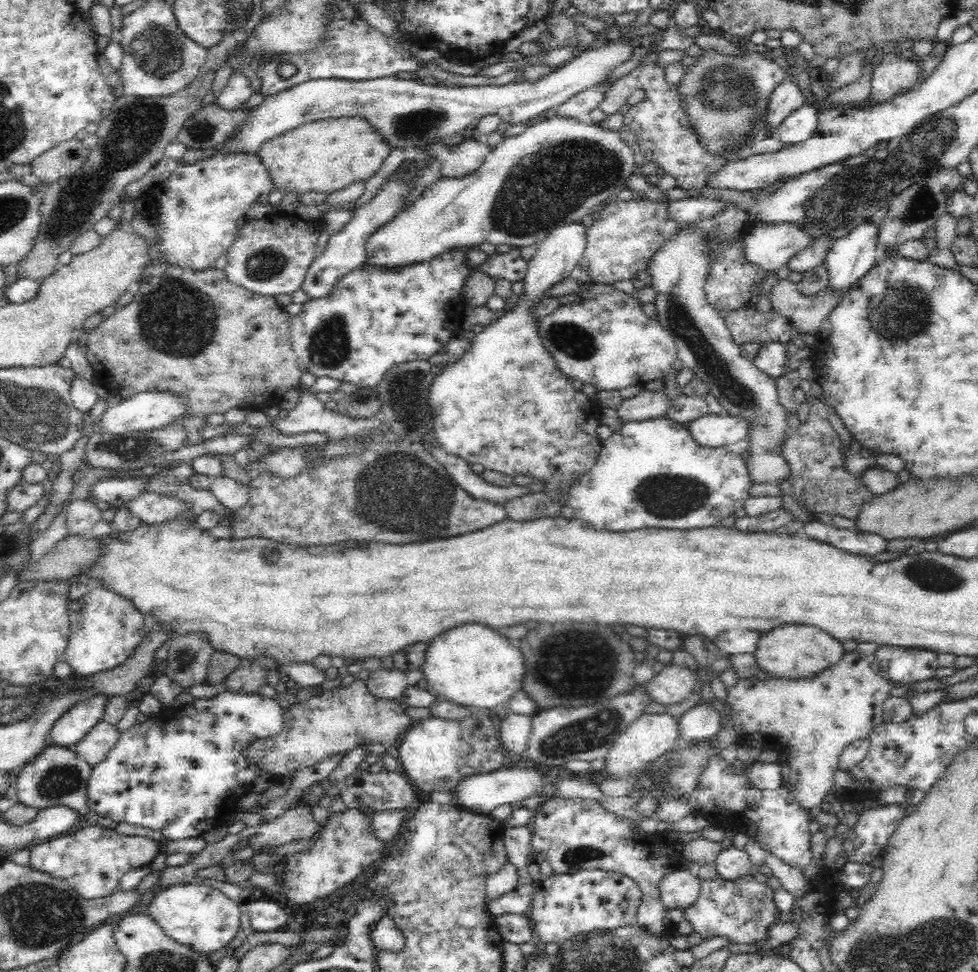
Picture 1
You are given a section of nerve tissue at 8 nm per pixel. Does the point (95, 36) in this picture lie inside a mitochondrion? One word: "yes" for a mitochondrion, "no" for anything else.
no

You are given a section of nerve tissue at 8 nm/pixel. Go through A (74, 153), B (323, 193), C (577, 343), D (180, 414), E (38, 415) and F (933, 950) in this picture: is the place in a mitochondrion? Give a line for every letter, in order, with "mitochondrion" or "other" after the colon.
A: mitochondrion
B: other
C: mitochondrion
D: other
E: mitochondrion
F: mitochondrion

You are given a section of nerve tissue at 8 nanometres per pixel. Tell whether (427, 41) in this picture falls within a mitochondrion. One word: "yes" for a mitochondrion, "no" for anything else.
no

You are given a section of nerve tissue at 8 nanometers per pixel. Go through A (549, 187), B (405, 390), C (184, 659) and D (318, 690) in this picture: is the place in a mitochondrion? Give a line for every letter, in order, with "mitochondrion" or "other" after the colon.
A: mitochondrion
B: mitochondrion
C: mitochondrion
D: other

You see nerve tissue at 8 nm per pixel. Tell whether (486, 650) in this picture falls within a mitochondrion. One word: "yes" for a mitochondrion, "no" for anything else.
no

